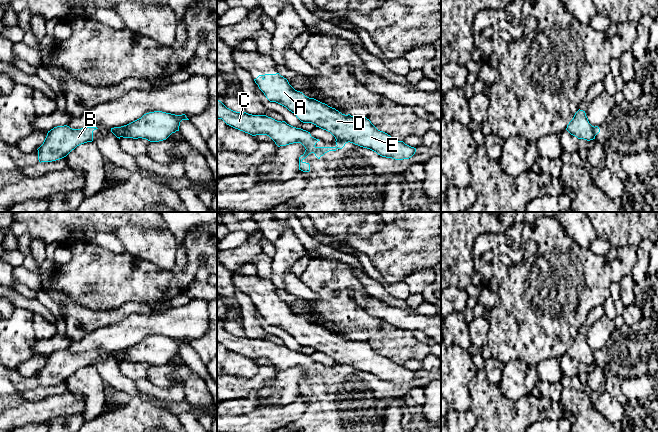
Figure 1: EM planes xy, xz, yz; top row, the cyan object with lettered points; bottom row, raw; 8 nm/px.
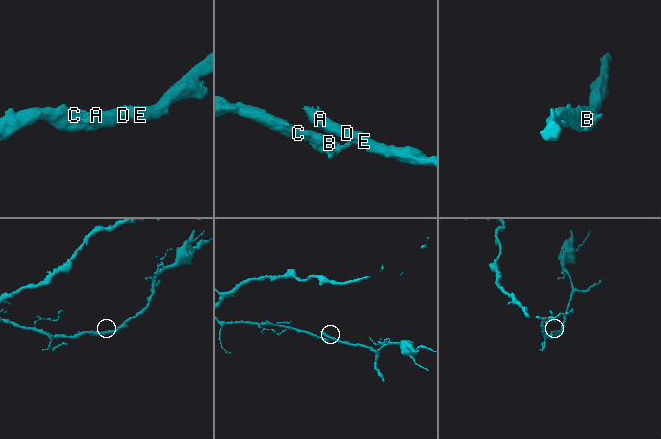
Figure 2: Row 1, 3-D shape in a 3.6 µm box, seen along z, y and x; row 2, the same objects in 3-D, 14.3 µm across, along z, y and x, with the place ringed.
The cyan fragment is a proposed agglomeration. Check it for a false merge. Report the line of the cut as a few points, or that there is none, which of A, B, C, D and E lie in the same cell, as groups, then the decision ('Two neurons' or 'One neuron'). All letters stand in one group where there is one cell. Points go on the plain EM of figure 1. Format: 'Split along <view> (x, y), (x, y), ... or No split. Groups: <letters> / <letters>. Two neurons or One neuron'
Split along xy (121, 350), (122, 356), (117, 361). Groups: A D E / B C. Two neurons

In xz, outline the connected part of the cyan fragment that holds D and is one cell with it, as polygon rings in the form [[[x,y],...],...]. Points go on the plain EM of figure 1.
[[[279,297],[259,299],[254,305],[270,326],[286,331],[301,346],[312,347],[330,356],[336,364],[353,367],[395,384],[409,383],[416,376],[416,372],[378,354],[366,341],[342,338],[325,327],[305,320]]]

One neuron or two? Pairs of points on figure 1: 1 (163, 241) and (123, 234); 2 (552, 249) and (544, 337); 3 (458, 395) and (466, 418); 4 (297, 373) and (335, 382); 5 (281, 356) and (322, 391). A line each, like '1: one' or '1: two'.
1: one
2: one
3: two
4: two
5: one

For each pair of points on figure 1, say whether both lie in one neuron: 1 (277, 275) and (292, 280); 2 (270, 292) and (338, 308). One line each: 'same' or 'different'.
1: different
2: different

